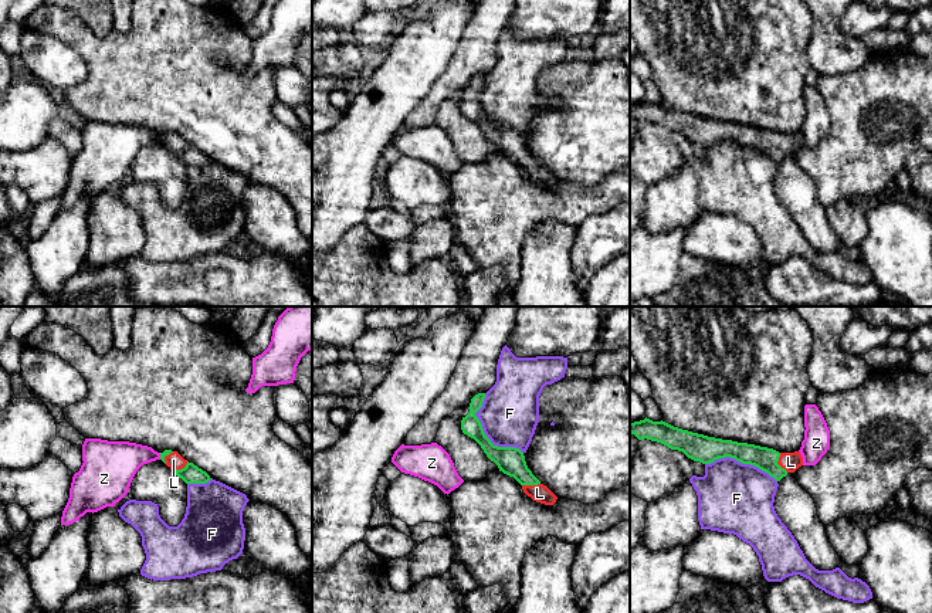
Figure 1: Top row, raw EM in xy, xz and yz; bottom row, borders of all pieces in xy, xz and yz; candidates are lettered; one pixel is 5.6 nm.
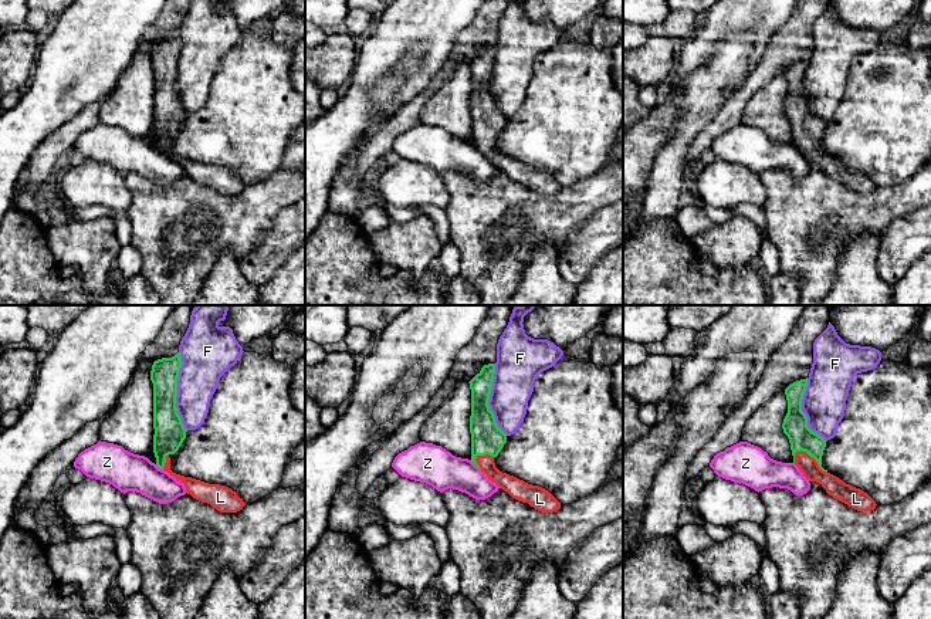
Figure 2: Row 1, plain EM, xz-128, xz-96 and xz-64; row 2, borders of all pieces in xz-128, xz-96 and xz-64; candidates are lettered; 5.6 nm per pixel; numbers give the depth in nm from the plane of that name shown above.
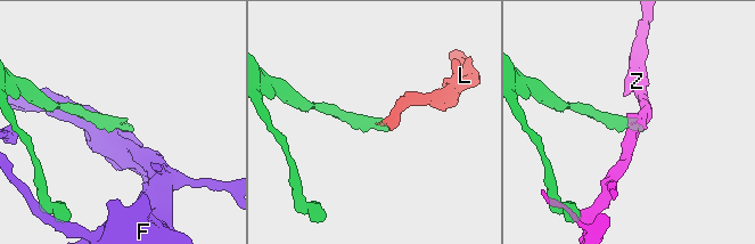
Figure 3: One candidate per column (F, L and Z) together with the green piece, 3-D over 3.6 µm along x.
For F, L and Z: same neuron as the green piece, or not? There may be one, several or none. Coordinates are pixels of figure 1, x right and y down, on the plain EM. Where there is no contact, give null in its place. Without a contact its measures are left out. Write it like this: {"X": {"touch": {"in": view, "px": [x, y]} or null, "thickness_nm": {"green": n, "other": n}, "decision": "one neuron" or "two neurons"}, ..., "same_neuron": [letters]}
{"F": {"touch": {"in": "xz", "px": [484, 115]}, "thickness_nm": {"green": 160, "other": 320}, "decision": "two neurons"}, "L": {"touch": {"in": "yz", "px": [776, 145]}, "thickness_nm": {"green": 130, "other": 110}, "decision": "one neuron"}, "Z": {"touch": {"in": "xy", "px": [161, 138]}, "thickness_nm": {"green": 40, "other": 240}, "decision": "two neurons"}, "same_neuron": ["L"]}

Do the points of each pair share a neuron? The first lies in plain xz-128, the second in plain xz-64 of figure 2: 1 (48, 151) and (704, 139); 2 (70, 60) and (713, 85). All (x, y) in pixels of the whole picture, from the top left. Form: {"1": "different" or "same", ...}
{"1": "same", "2": "different"}

